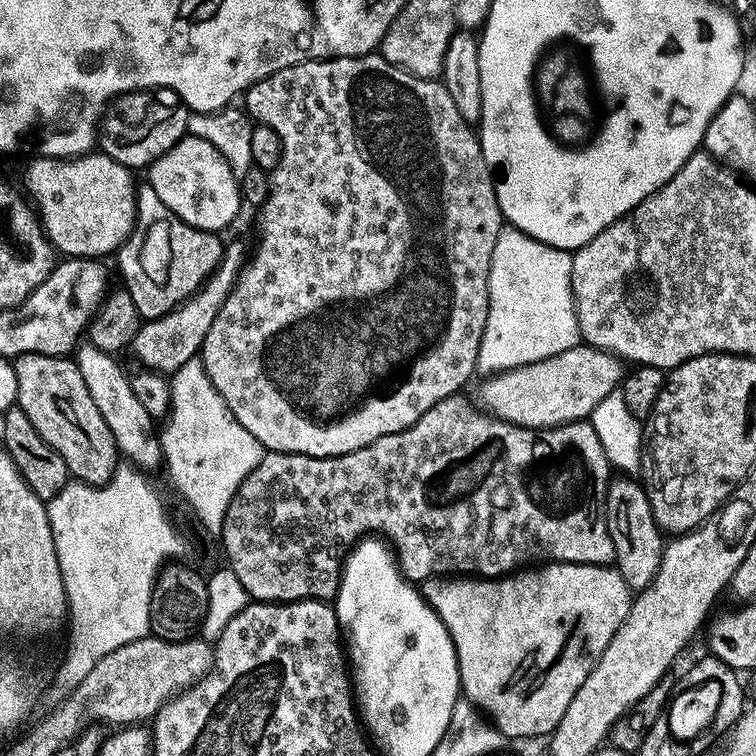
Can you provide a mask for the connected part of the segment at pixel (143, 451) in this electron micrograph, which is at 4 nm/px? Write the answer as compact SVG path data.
M84 343L76 352L74 362L85 377L89 393L93 396L97 409L101 411L106 426L114 434L115 444L119 446L121 455L142 470L149 470L148 468L157 465L159 467L163 457L159 437L155 432L155 421L132 392L130 379L119 359L101 353L92 343Z

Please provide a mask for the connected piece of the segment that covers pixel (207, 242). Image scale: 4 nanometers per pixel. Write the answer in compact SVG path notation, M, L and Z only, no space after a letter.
M150 182L137 185L136 218L130 236L116 252L119 275L128 290L129 301L141 311L145 321L151 322L171 315L184 300L188 299L214 268L214 256L220 252L220 240L212 230L198 227L177 216L161 198Z

